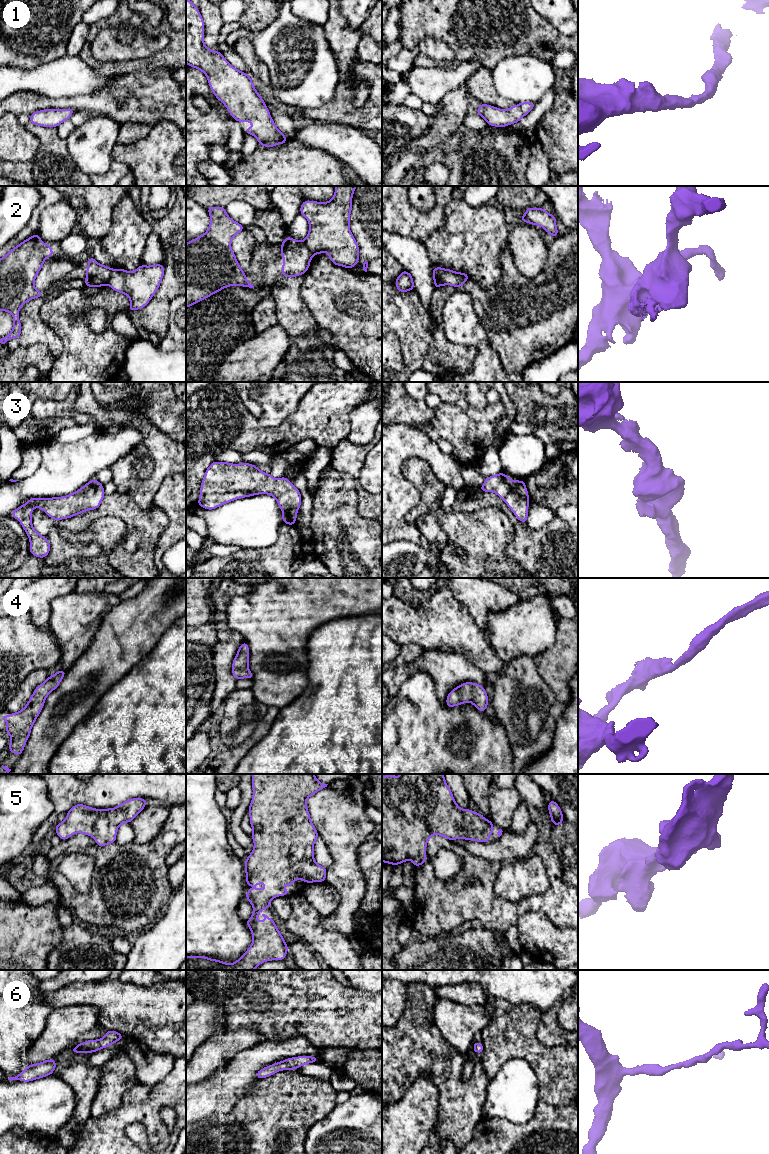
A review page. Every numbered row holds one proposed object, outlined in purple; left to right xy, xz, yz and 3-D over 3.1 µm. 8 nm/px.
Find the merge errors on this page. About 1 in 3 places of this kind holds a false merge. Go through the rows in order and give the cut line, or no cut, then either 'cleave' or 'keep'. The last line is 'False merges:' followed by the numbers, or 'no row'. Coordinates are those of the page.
1: cut none; keep
2: cut yz (434, 267), (435, 273), (444, 284); cleave
3: cut none; keep
4: cut none; keep
5: cut none; keep
6: cut none; keep
False merges: 2

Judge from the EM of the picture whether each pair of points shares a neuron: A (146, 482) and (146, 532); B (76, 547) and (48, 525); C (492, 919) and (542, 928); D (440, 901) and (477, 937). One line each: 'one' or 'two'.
A: two
B: one
C: two
D: two

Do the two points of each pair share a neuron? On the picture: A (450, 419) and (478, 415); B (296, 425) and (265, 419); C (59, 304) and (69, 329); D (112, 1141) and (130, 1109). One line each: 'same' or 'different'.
A: different
B: different
C: same
D: same

